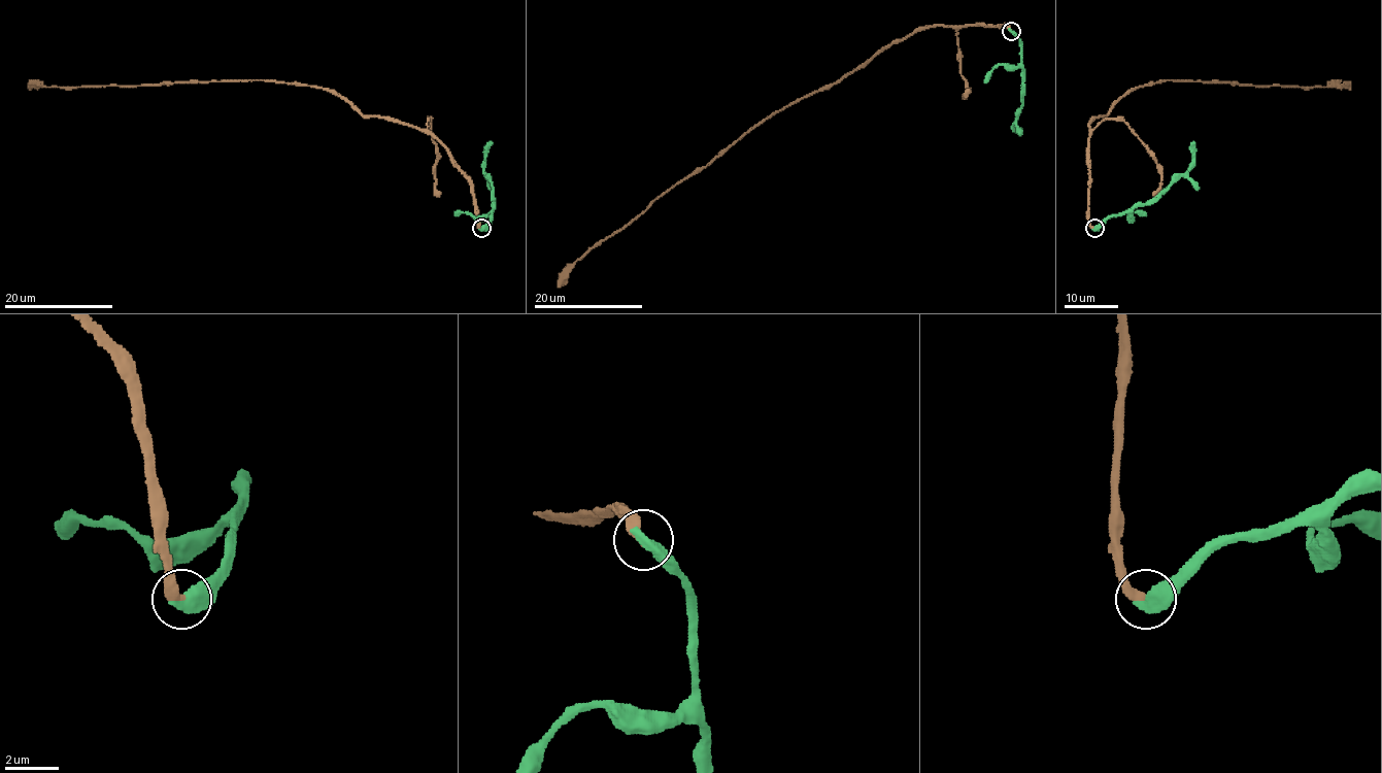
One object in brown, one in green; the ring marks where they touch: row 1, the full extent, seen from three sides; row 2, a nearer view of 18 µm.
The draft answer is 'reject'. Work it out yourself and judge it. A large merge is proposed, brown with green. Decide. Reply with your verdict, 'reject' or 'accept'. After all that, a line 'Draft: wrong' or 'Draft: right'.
accept
Draft: wrong

